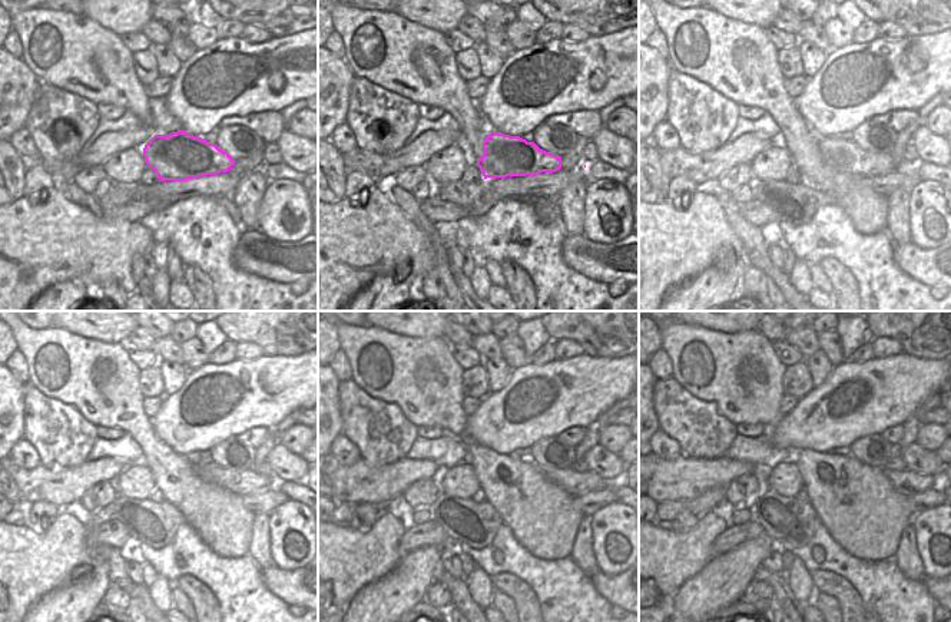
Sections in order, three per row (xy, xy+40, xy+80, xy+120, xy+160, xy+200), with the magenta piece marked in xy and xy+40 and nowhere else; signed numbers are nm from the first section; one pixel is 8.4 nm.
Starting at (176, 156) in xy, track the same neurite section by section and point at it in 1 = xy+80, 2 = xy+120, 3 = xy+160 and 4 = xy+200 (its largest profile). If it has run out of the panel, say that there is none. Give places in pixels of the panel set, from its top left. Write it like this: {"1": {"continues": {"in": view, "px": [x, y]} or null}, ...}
{"1": {"continues": {"in": "xy+80", "px": [842, 155]}}, "2": {"continues": {"in": "xy+120", "px": [242, 482]}}, "3": {"continues": {"in": "xy+160", "px": [575, 483]}}, "4": {"continues": {"in": "xy+200", "px": [910, 482]}}}

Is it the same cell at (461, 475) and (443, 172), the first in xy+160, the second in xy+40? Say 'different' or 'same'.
same

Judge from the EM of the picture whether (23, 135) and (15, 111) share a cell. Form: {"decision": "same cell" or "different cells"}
{"decision": "different cells"}

